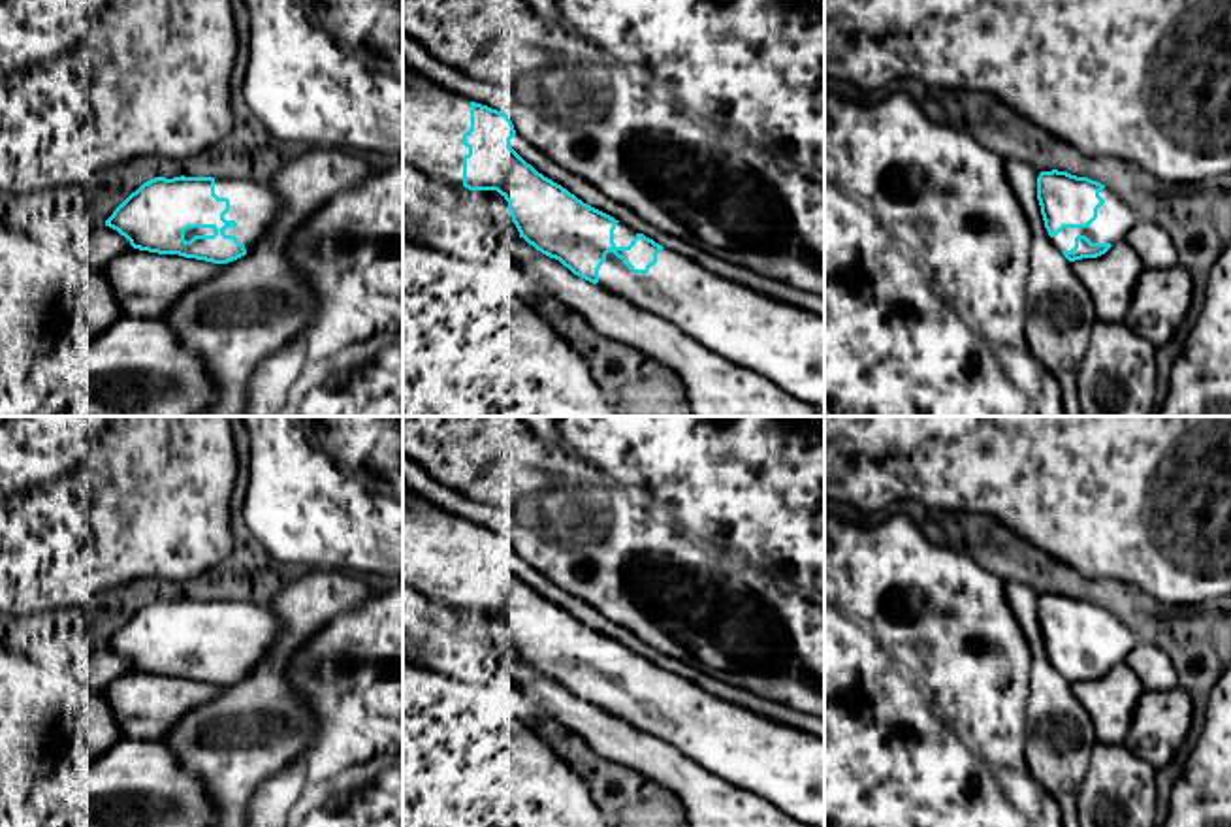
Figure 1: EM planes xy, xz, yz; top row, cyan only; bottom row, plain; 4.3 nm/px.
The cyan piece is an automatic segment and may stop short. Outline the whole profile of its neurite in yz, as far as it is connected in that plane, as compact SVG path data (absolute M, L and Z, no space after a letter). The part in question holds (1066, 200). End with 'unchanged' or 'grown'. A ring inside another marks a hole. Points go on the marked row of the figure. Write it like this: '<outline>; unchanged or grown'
M1041 171L1037 200L1050 241L1069 262L1105 254L1141 220L1112 188L1067 171Z; grown

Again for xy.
M154 177L132 192L105 220L134 249L228 264L245 256L279 215L277 194L260 179Z; grown

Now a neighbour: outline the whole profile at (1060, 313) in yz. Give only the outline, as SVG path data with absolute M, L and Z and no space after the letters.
M1007 158L1005 173L1030 224L1030 277L1026 286L1028 350L1056 377L1065 416L1084 416L1077 375L1097 322L1088 288L1050 241L1037 200L1039 170Z

